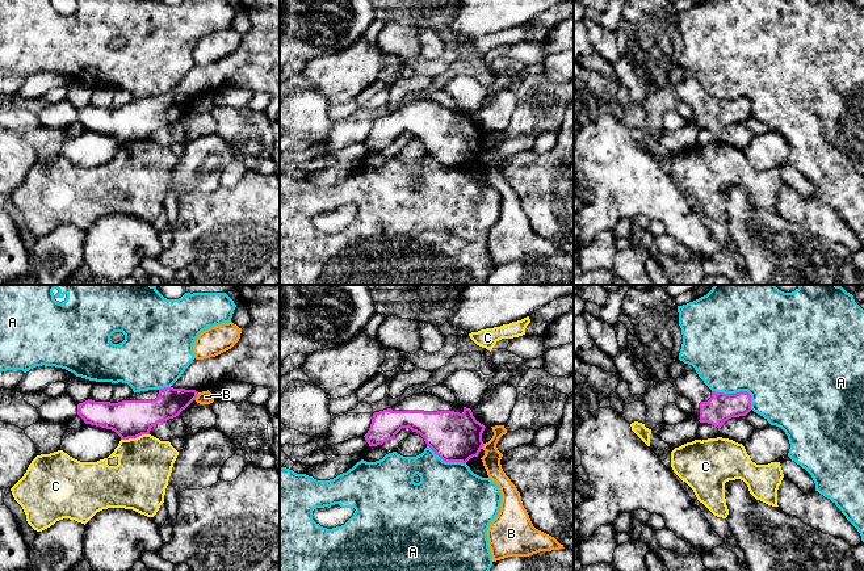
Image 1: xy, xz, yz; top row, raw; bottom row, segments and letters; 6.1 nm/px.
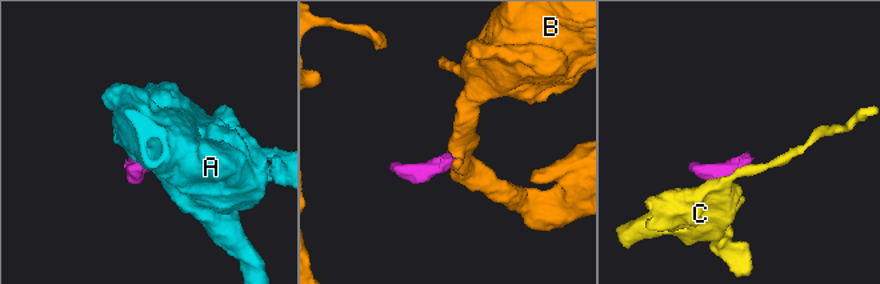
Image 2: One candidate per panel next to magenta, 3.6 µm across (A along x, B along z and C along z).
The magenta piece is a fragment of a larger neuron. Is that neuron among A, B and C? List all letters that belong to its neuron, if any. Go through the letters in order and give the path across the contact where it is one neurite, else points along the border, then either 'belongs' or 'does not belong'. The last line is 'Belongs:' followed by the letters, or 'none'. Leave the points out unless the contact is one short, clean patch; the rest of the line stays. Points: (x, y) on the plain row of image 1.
A: does not belong
B: along xy (198, 99), (194, 105) | does not belong
C: along xy (149, 139), (121, 146) | does not belong
Belongs: none

